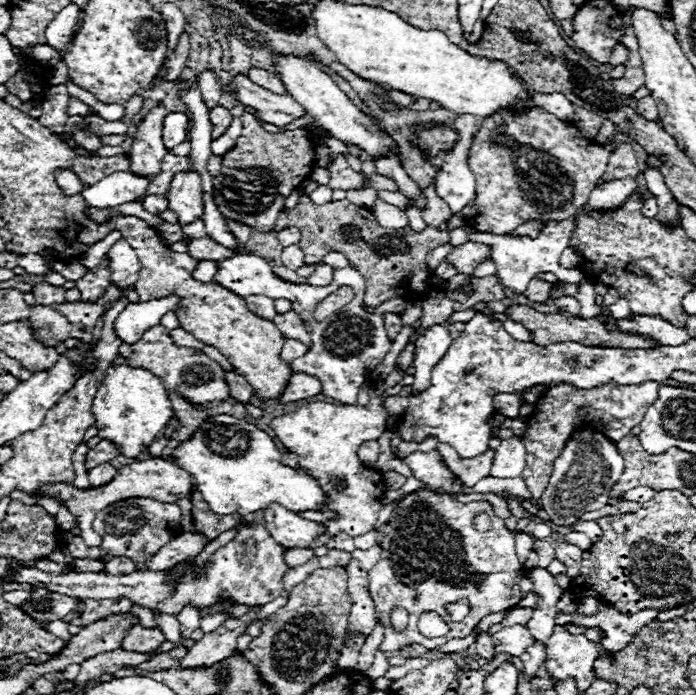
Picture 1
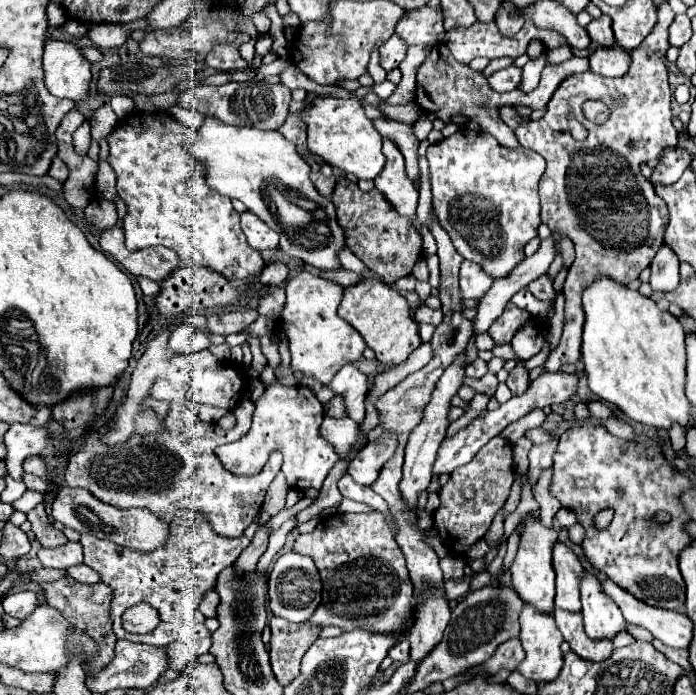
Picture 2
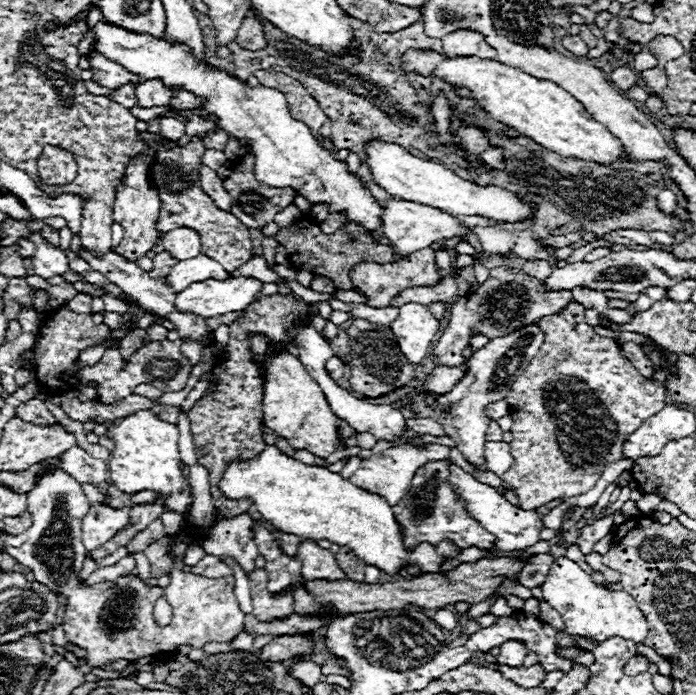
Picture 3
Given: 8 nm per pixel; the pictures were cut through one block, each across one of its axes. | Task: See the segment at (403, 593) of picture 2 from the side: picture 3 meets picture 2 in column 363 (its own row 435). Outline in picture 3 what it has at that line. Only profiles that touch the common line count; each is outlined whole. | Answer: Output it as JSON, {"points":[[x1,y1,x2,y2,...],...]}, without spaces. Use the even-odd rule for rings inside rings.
{"points":[[572,302,568,308,564,308,564,312,558,312,554,316,542,318,540,320,540,328,542,328,546,340,544,340,538,356,534,356,534,360,528,364,526,372,512,384,512,388,510,388,508,396,506,396,506,402,510,404,510,416,514,420,514,426,512,426,514,440,510,442,512,456,514,456,514,464,510,466,510,472,506,472,506,476,502,476,502,482,506,484,508,490,516,492,516,496,520,498,520,508,522,510,536,510,538,506,544,506,550,500,580,496,580,494,588,492,596,484,596,480,600,478,600,474,606,468,606,464,622,458,622,446,628,440,630,432,634,432,646,418,654,416,654,412,660,412,664,408,664,398,666,398,666,388,662,384,658,384,658,382,652,382,652,380,646,380,644,376,640,376,640,372,630,364,630,360,620,354,620,344,616,340,598,336,592,330,592,326,588,326,584,322,584,306,582,304]]}

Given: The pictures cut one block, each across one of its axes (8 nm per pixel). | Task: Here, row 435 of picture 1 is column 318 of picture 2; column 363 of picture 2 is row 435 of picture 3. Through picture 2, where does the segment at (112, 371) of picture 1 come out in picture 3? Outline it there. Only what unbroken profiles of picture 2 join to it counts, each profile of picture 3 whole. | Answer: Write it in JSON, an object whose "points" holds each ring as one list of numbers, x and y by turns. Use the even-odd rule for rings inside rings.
{"points":[[138,410,130,416,124,416,120,424,110,424,108,432,116,442,112,450,110,480,122,492,140,492,154,490,166,496,166,504,170,510,184,514,192,504,192,492,188,480,180,474,180,456,178,456,178,428,170,422,160,420,152,410]]}

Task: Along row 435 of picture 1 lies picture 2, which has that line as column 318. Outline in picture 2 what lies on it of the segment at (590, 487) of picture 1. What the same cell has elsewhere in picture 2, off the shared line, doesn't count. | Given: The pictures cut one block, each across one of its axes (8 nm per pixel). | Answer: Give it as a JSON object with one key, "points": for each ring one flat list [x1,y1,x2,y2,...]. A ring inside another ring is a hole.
{"points":[[286,552,282,554,268,576,268,596,270,596,270,610,274,616,284,618,288,622,306,622,312,616,312,610,320,604,320,576,314,566,314,560,310,556,302,556,296,552]]}

